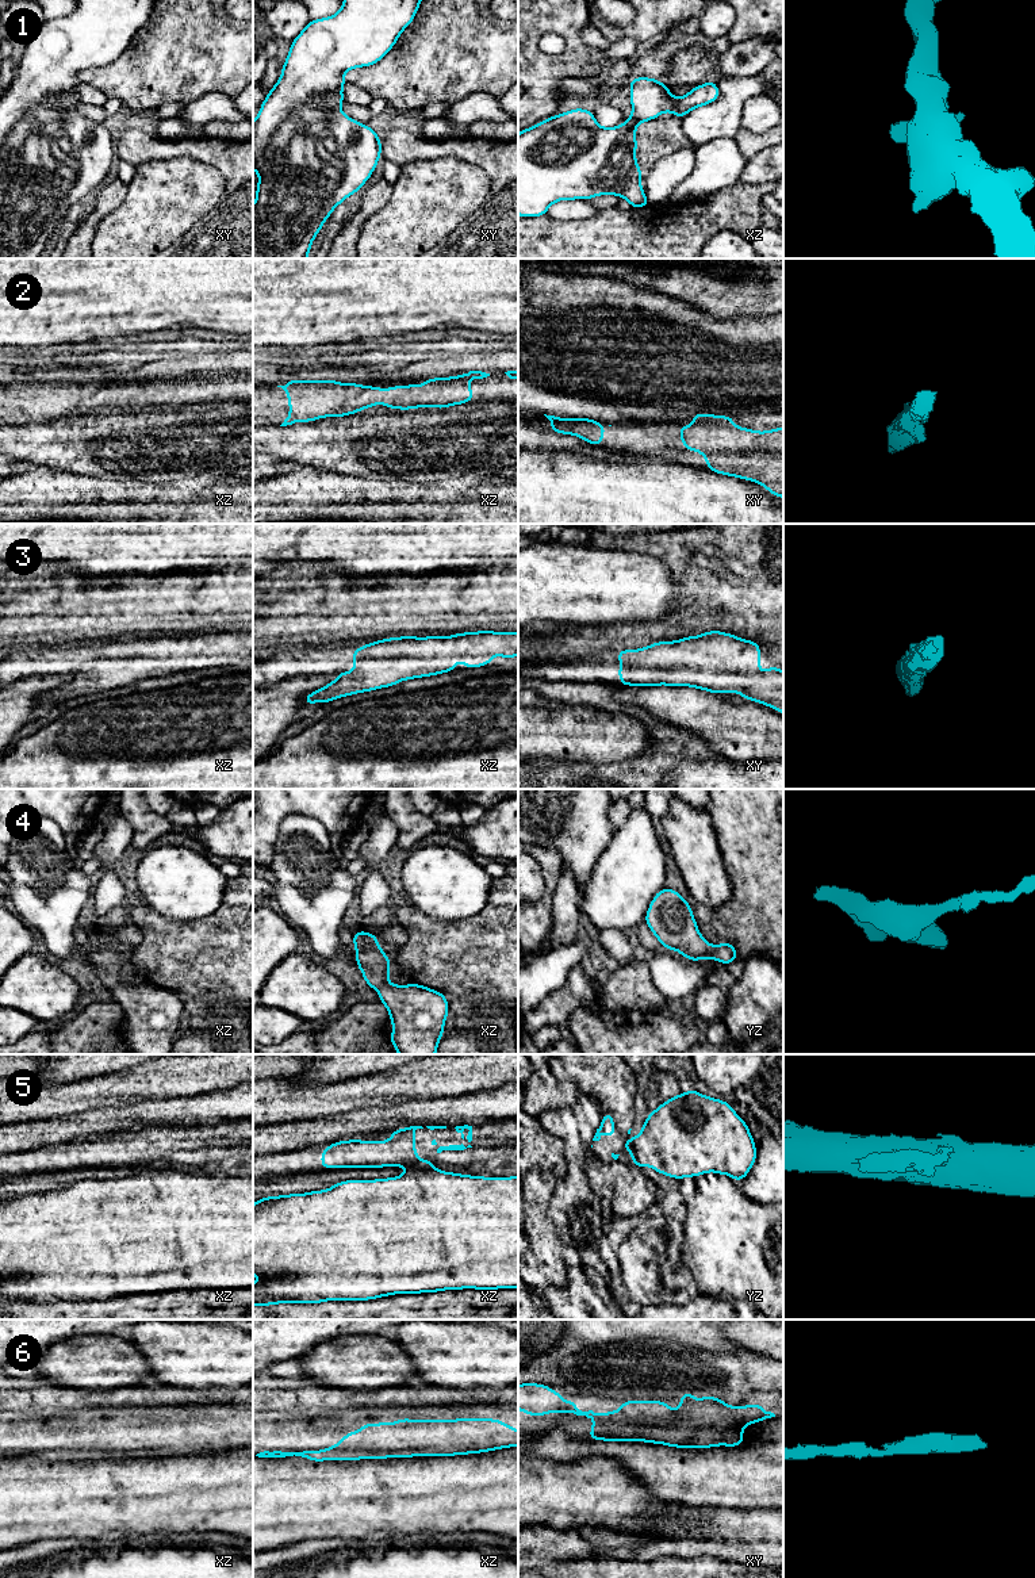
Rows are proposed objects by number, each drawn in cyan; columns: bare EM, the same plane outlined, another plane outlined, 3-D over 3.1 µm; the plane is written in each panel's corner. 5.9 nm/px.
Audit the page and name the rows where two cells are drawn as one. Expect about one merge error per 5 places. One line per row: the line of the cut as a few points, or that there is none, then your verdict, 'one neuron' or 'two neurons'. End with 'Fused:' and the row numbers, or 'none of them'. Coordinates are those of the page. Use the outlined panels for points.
1: no cut; one neuron
2: no cut; one neuron
3: no cut; one neuron
4: no cut; one neuron
5: cut in xz along (429, 1163), (409, 1168); two neurons
6: no cut; one neuron
Fused: 5

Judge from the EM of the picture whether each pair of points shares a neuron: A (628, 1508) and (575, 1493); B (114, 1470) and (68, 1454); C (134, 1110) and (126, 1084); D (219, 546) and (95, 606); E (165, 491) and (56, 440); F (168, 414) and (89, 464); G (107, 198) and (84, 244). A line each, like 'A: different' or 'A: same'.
A: same
B: different
C: different
D: different
E: different
F: same
G: same

